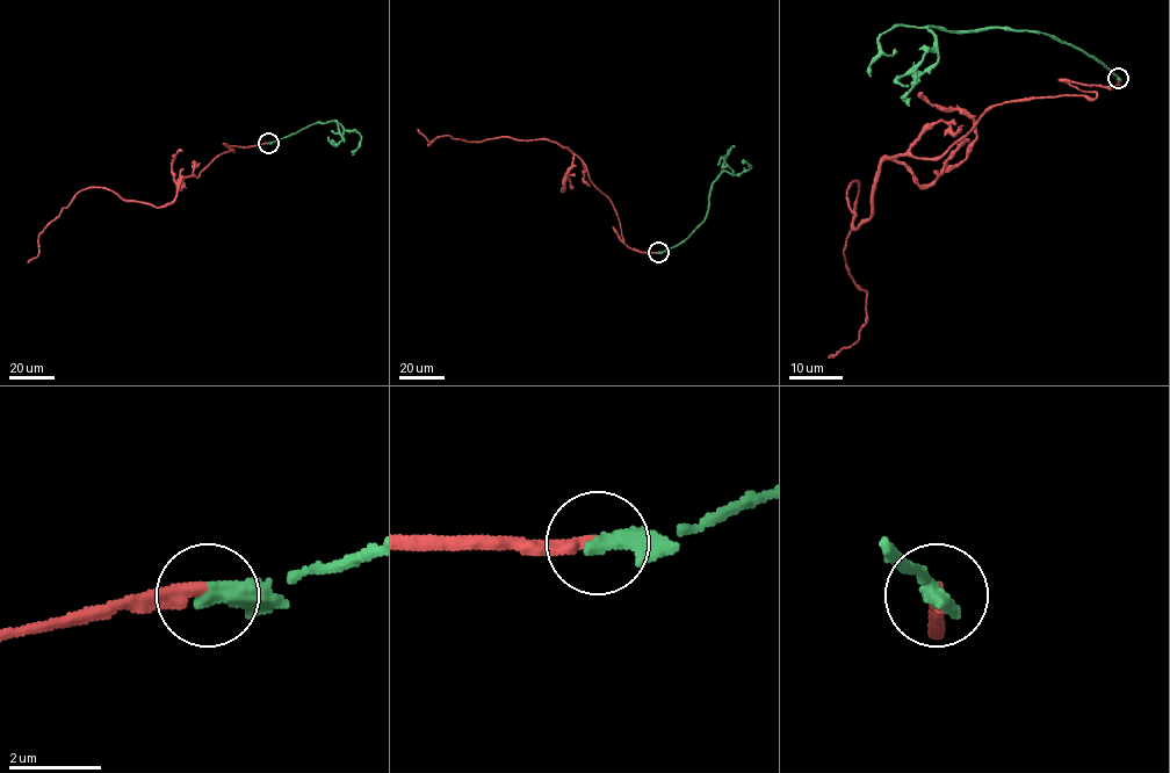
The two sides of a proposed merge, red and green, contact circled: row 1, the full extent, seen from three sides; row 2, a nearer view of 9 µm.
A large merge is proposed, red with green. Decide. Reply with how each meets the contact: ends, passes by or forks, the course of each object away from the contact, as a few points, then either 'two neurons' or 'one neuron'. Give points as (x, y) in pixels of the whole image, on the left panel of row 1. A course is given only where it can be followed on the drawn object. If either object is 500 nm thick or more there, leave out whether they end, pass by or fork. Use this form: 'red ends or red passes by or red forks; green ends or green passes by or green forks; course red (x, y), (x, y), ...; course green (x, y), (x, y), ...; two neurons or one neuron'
red ends; green ends; course red (268, 143), (225, 145), (235, 151), (183, 177), (166, 206), (79, 190), (28, 262); course green (268, 143), (319, 121), (337, 122), (361, 137), (360, 146), (352, 154); one neuron

